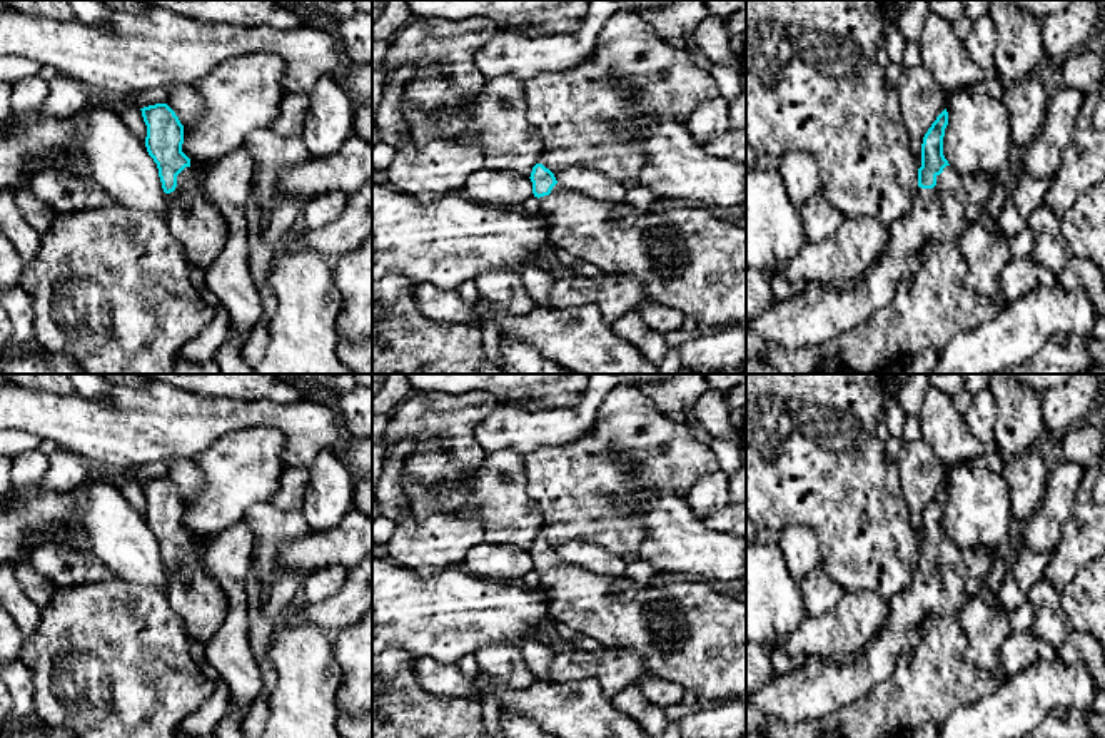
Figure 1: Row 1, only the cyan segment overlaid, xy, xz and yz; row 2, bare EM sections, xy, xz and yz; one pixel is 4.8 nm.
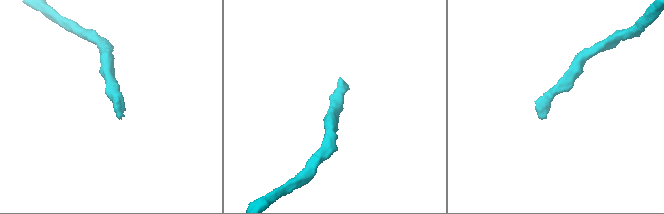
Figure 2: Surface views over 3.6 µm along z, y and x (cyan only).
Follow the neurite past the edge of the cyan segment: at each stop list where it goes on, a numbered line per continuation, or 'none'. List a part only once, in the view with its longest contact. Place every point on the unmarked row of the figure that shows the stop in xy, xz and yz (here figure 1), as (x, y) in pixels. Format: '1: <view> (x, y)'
1: yz (820, 688)

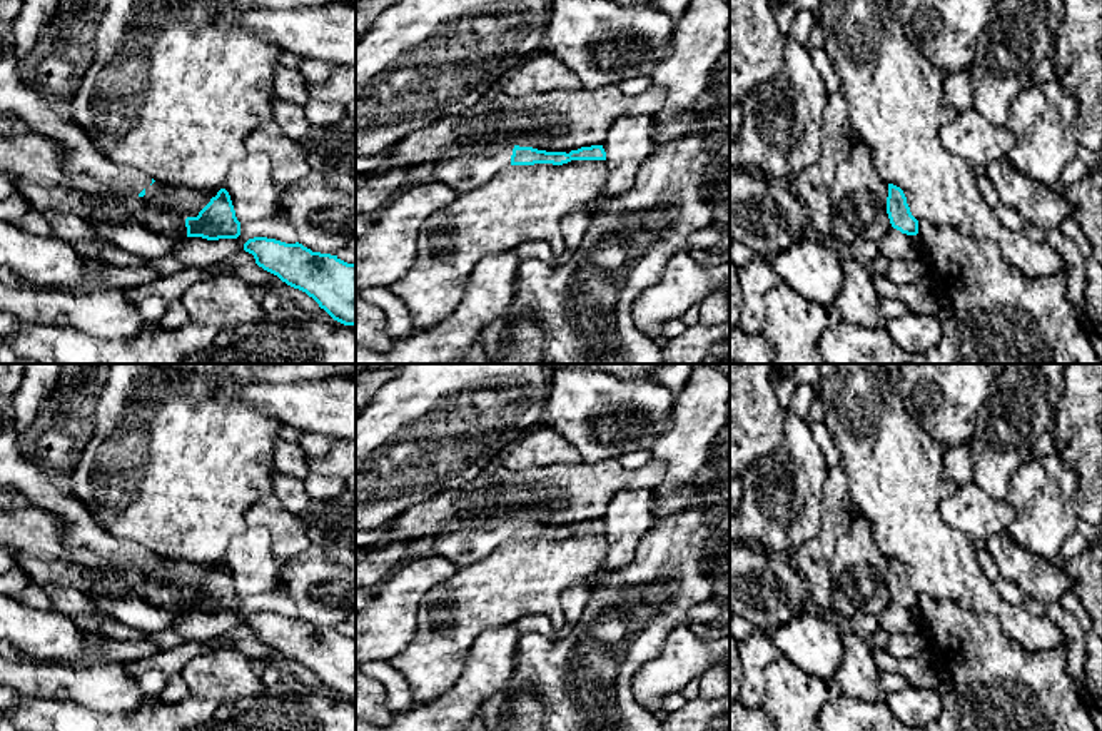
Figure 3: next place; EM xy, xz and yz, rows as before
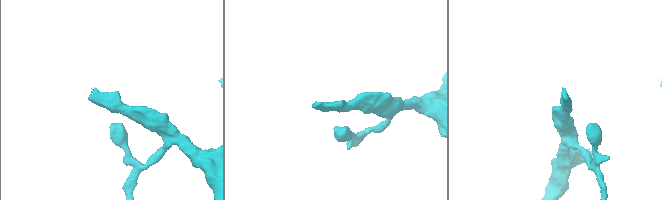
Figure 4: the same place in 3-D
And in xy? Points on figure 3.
1: xy (19, 471)

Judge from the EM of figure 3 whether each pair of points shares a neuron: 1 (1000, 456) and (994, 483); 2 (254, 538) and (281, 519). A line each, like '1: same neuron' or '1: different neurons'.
1: same neuron
2: different neurons

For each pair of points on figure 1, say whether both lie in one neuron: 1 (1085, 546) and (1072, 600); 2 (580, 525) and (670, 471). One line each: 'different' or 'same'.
1: different
2: same

